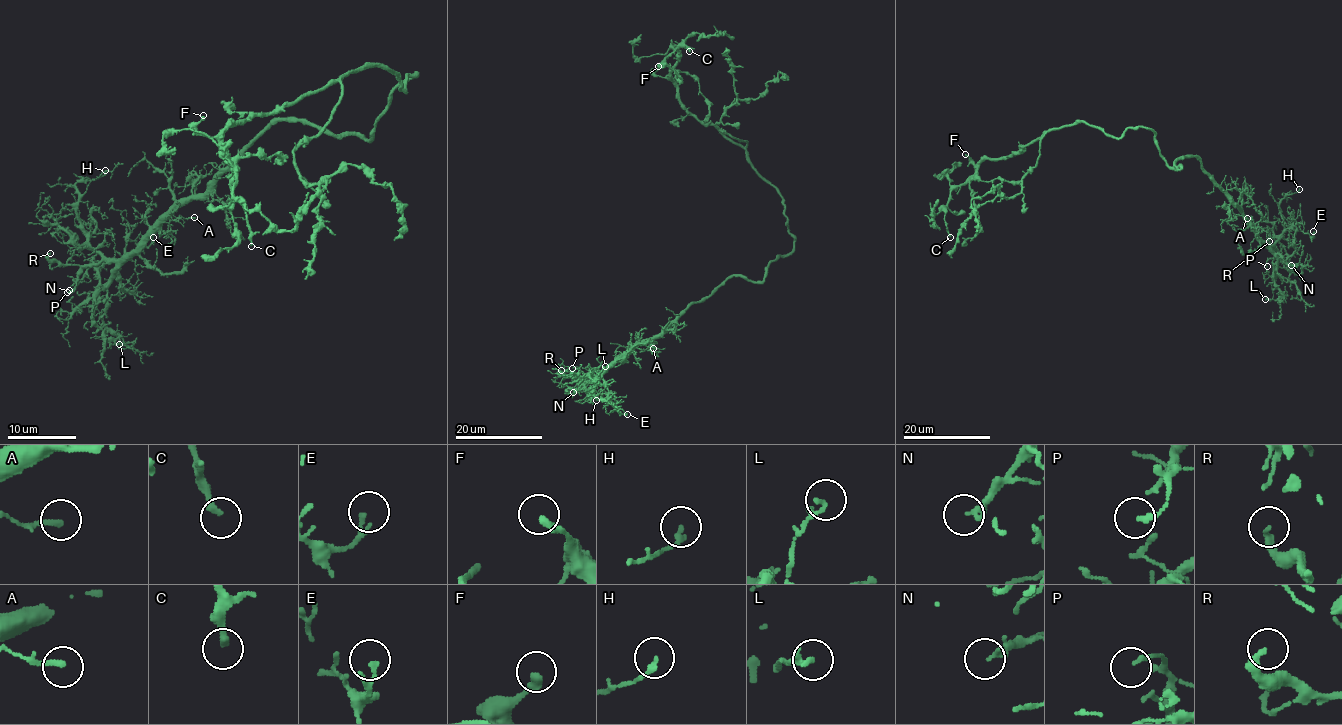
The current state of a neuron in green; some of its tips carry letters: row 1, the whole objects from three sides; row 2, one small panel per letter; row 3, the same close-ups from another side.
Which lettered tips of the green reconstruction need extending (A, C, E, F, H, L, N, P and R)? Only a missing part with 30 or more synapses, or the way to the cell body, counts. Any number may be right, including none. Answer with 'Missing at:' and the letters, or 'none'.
Missing at: C

